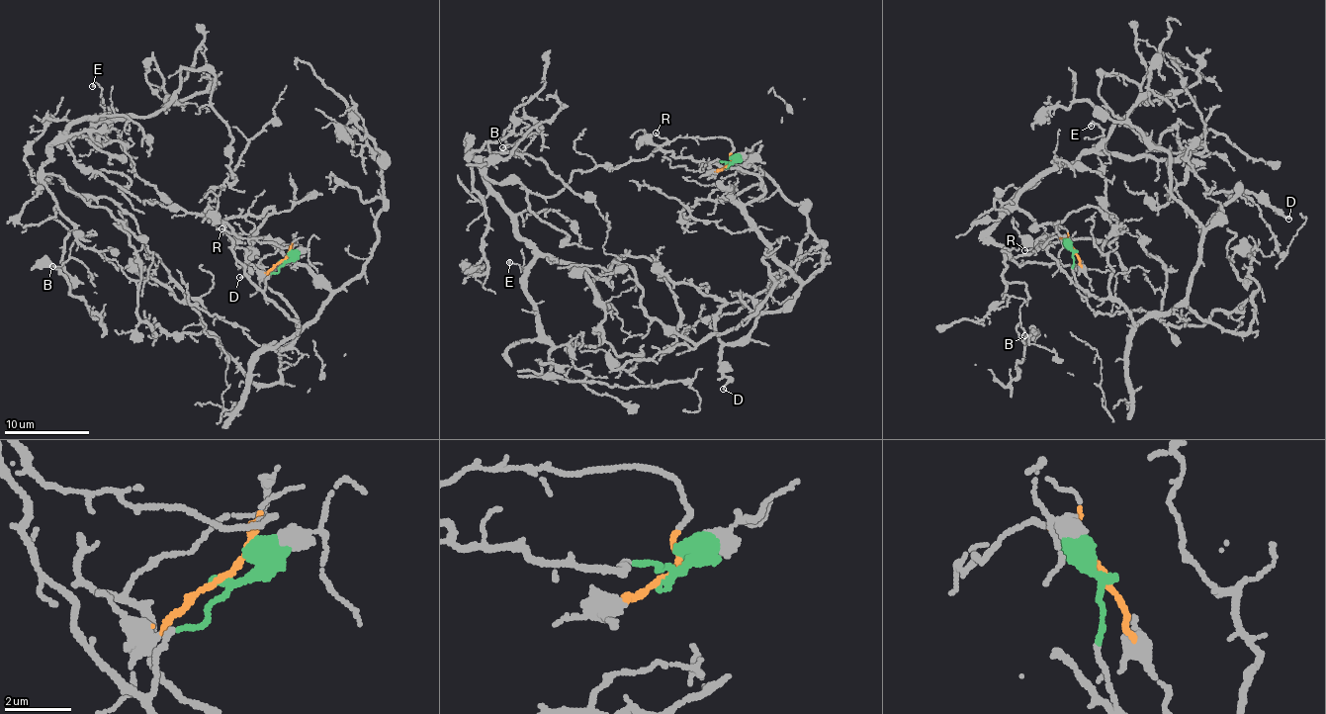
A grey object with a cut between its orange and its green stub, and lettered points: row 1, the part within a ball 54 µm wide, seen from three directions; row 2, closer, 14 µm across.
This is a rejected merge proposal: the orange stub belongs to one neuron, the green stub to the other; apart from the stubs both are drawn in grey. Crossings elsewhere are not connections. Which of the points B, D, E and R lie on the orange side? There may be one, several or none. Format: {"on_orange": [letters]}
{"on_orange": ["B", "E", "R"]}

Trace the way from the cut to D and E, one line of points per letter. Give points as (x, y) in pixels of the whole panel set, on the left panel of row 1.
D: (282, 260), (263, 292), (298, 324), (270, 346), (281, 351), (316, 315), (329, 287), (260, 237), (240, 277)
E: (282, 260), (296, 243), (241, 238), (84, 168), (67, 128), (109, 120), (91, 86)

